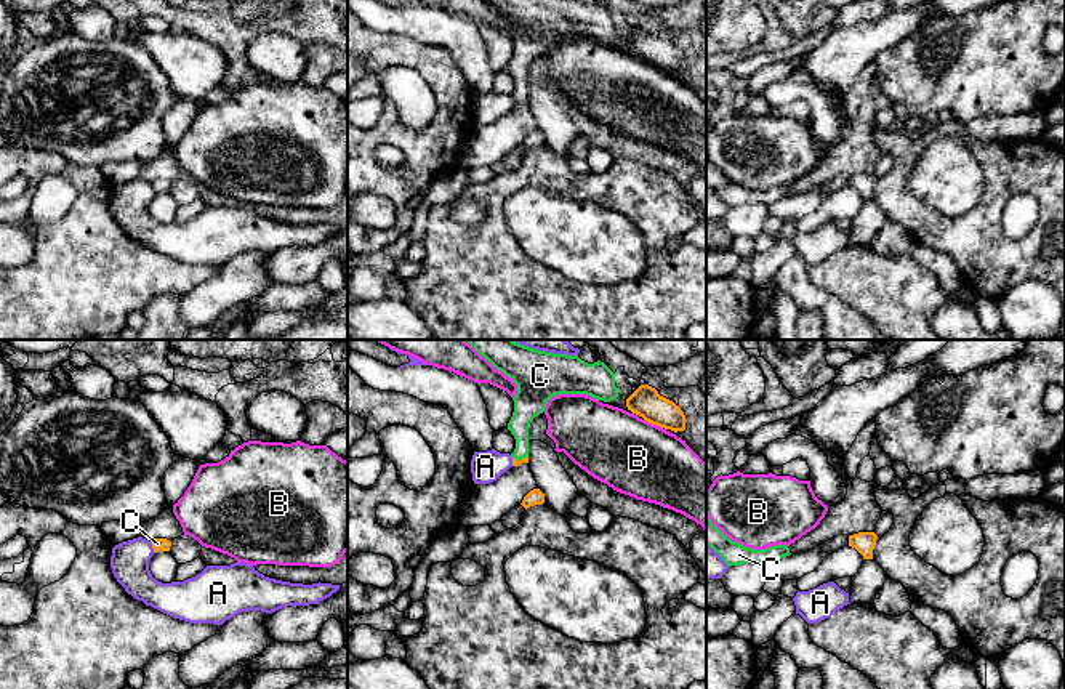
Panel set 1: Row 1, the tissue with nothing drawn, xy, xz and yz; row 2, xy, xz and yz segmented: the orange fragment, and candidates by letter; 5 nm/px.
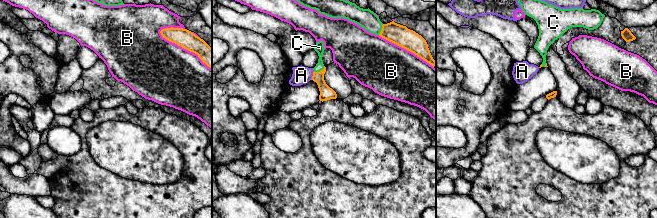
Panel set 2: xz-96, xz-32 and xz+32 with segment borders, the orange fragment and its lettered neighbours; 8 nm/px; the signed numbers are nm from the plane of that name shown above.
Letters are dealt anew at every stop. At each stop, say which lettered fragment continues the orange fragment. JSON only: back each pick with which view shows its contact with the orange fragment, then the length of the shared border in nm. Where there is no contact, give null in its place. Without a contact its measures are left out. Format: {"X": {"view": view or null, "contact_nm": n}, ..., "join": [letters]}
{"C": {"view": "xy", "contact_nm": 60}, "join": ["C"]}

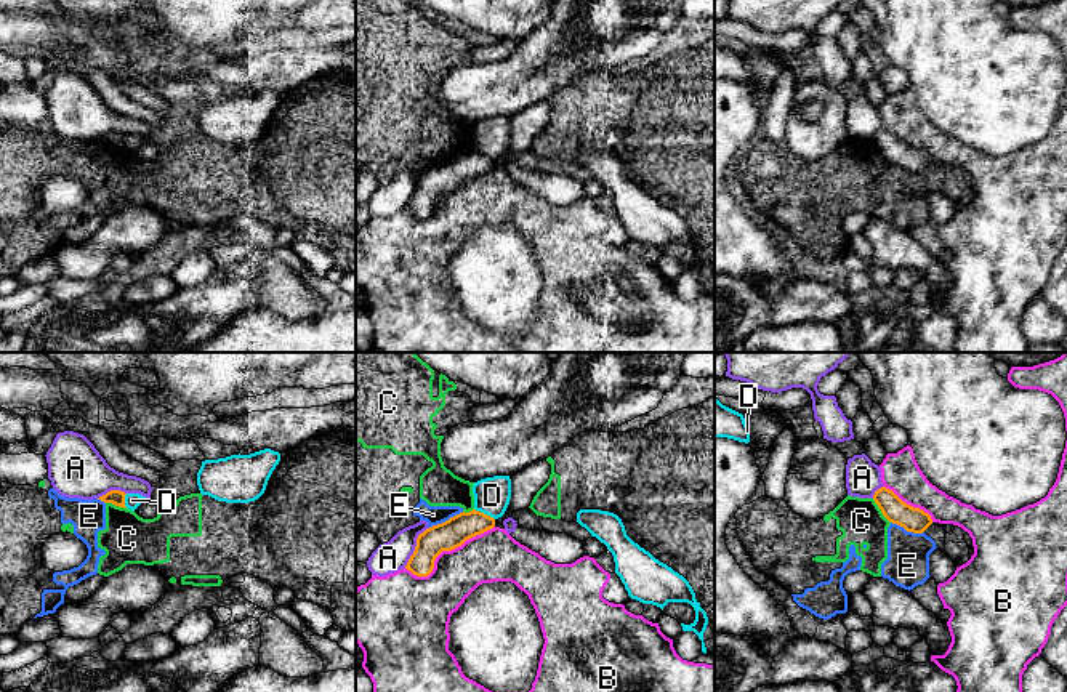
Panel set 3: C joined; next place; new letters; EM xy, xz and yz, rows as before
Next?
{"join": []}

